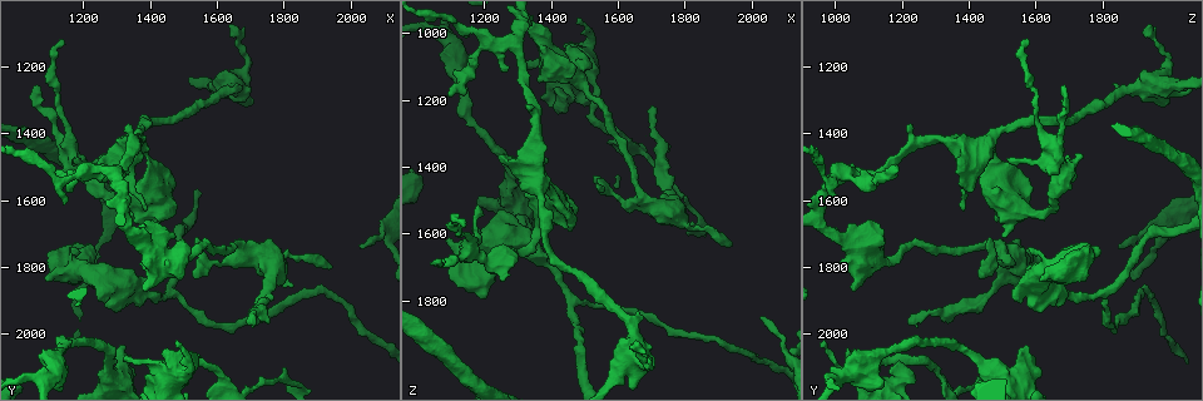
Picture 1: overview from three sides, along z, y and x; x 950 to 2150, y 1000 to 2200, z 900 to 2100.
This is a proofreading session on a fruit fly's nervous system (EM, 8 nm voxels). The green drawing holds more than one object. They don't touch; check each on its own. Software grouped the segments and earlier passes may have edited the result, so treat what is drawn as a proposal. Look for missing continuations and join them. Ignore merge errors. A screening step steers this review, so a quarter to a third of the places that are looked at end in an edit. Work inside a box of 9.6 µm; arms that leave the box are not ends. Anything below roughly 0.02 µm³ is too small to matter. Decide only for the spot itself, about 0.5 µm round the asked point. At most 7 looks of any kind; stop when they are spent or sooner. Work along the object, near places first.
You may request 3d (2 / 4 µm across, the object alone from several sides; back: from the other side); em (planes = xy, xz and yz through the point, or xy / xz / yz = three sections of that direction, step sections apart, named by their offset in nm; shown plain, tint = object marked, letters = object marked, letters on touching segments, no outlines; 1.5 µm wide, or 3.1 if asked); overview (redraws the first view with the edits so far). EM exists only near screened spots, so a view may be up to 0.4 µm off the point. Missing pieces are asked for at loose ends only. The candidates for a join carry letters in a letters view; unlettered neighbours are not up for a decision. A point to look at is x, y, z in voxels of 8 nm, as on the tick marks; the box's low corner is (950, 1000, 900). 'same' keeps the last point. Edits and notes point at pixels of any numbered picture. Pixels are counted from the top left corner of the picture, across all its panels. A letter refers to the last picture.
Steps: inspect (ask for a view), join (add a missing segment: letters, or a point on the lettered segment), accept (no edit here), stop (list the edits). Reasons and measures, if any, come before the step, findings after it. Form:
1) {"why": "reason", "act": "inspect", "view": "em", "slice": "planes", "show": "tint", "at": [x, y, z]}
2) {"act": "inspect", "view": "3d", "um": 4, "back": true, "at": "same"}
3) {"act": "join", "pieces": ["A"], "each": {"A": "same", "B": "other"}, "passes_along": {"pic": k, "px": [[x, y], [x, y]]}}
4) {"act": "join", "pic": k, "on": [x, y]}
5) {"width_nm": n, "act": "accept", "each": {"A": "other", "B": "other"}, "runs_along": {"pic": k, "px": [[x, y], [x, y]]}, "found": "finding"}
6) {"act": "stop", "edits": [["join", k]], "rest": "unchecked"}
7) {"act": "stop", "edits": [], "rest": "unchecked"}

{"why": "stops while still wide", "act": "inspect", "view": "3d", "um": 4, "at": [1090, 1840, 1620]}

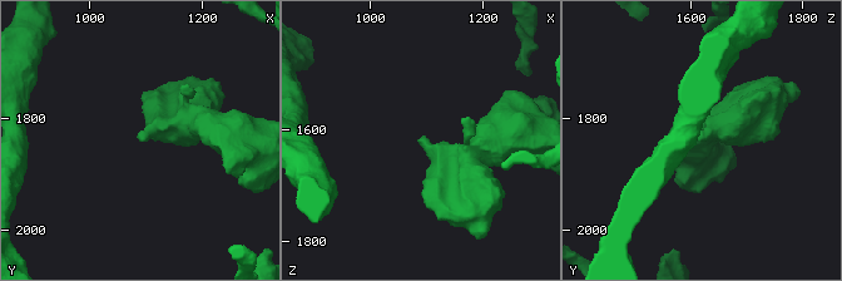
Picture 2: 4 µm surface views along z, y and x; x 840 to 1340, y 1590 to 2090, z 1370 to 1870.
{"act": "inspect", "view": "em", "slice": "planes", "show": "plain", "at": [1085, 1840, 1620]}

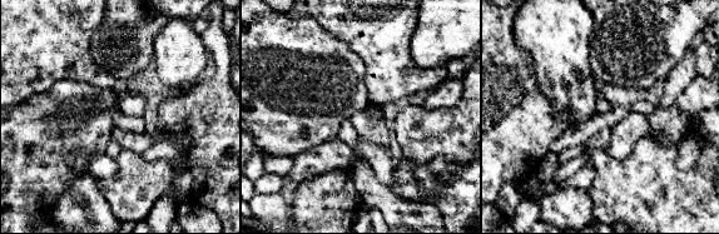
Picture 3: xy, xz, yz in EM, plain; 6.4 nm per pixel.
{"act": "inspect", "view": "em", "slice": "planes", "show": "letters", "at": "same"}

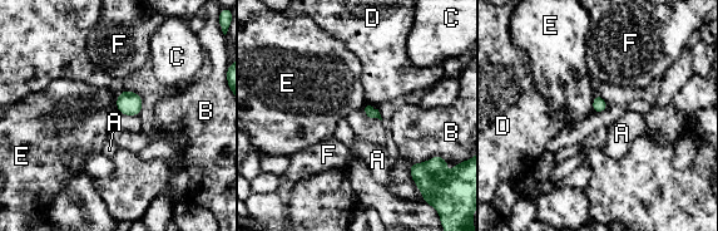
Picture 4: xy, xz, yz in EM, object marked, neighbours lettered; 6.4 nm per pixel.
{"act": "accept", "each": {"A": "other", "B": "other", "C": "other", "D": "other", "E": "other", "F": "other"}, "border": {"pic": 4, "px": [[595, 92], [592, 113]]}, "found": "no lettered segment goes on from it"}

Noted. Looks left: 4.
{"act": "inspect", "view": "3d", "um": 4, "at": [1140, 1610, 1020]}

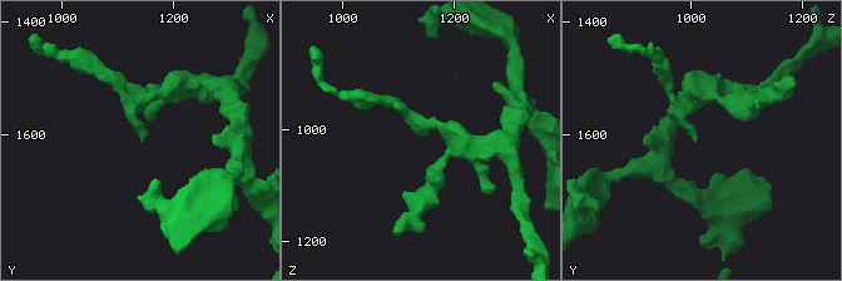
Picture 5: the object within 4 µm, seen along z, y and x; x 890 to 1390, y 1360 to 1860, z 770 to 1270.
{"why": "shape alone is not enough", "act": "inspect", "view": "em", "slice": "planes", "show": "tint", "at": [1150, 1605, 1015]}

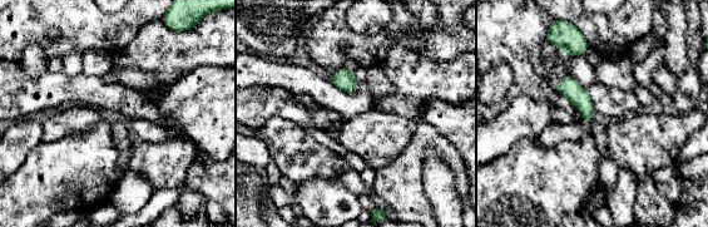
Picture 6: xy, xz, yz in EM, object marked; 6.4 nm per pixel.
{"why": "what lies round it", "act": "inspect", "view": "em", "slice": "planes", "show": "letters", "at": "same"}

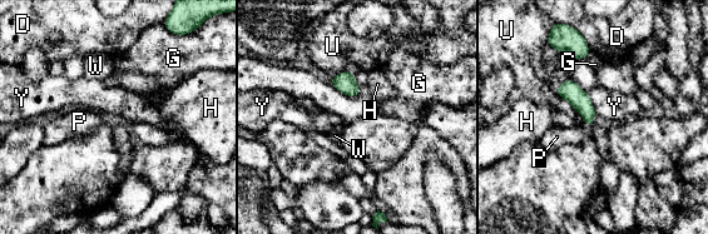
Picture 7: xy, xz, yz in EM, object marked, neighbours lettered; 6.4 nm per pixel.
{"act": "accept", "each": {"D": "other", "G": "other", "H": "other", "P": "other", "U": "other", "W": "other", "Y": "other"}, "found": "no lettered segment goes on from it"}

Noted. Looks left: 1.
{"why": "an open end", "act": "inspect", "view": "em", "slice": "xz", "step": 8, "show": "letters", "at": [1940, 1800, 1640]}

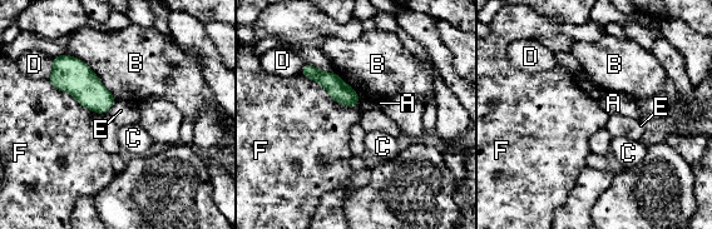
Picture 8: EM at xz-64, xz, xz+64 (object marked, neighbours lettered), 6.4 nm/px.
{"act": "accept", "each": {"A": "other", "B": "other", "C": "other", "D": "other", "E": "other", "F": "other"}, "border": {"pic": 8, "px": [[298, 74], [357, 108]]}, "found": "none of them fits"}

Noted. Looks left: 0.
{"act": "stop", "edits": [], "rest": "unchecked"}

